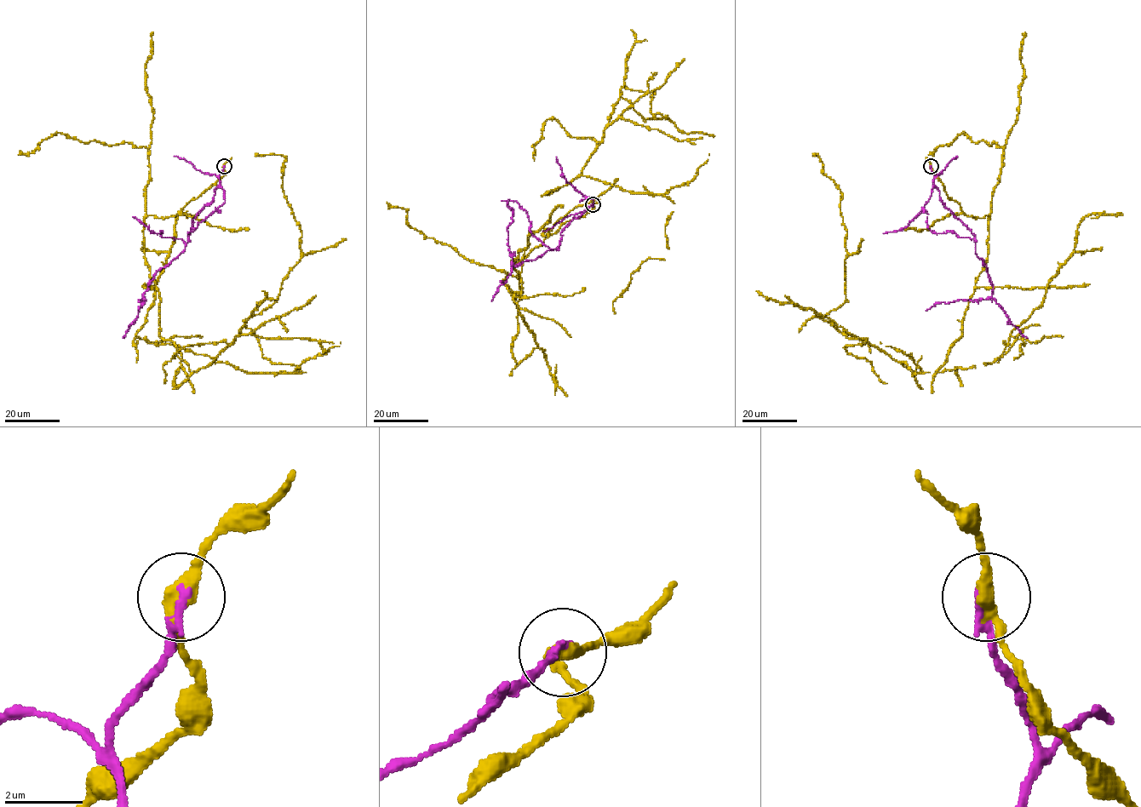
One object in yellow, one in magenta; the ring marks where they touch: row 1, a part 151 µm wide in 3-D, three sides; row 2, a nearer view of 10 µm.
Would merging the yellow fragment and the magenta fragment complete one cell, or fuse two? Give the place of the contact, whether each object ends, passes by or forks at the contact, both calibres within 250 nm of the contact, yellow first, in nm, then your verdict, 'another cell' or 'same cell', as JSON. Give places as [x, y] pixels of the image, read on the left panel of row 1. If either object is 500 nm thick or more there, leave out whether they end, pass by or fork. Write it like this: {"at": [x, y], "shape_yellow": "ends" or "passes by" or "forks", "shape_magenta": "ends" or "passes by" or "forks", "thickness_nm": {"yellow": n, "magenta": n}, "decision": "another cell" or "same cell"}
{"at": [224, 166], "shape_yellow": "passes by", "shape_magenta": "ends", "thickness_nm": {"yellow": 360, "magenta": 240}, "decision": "another cell"}

